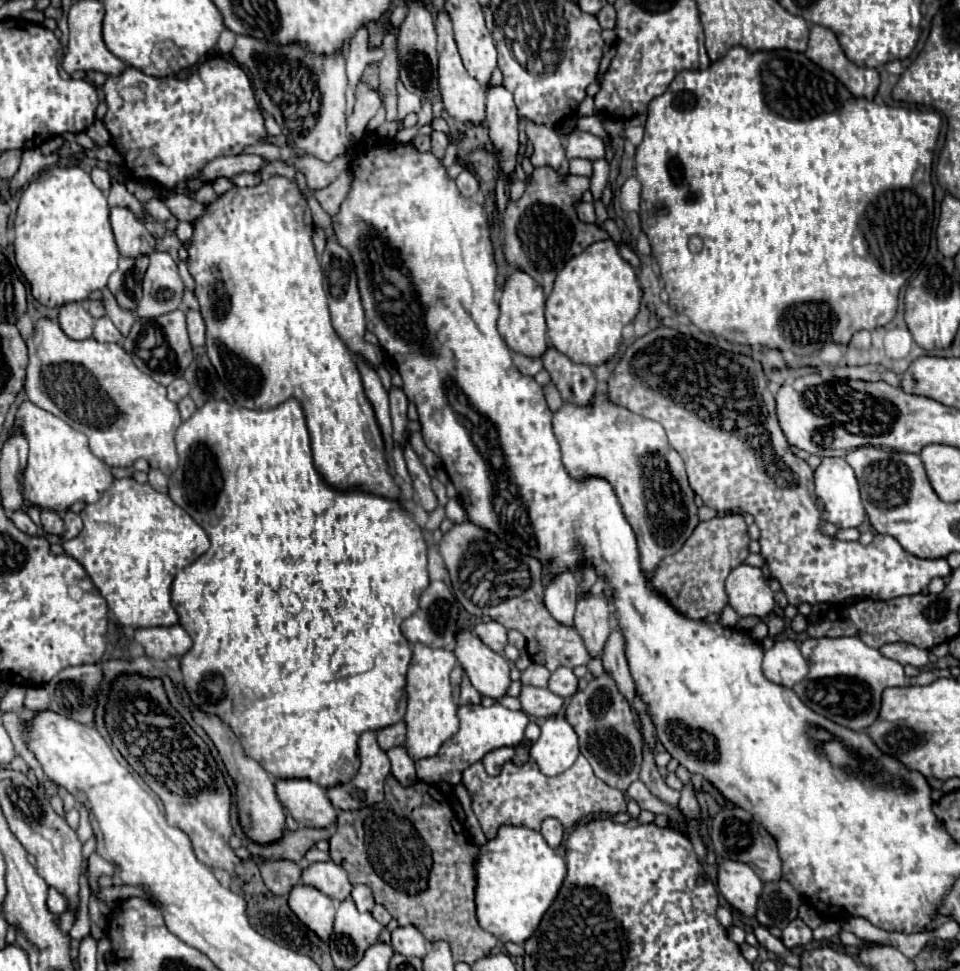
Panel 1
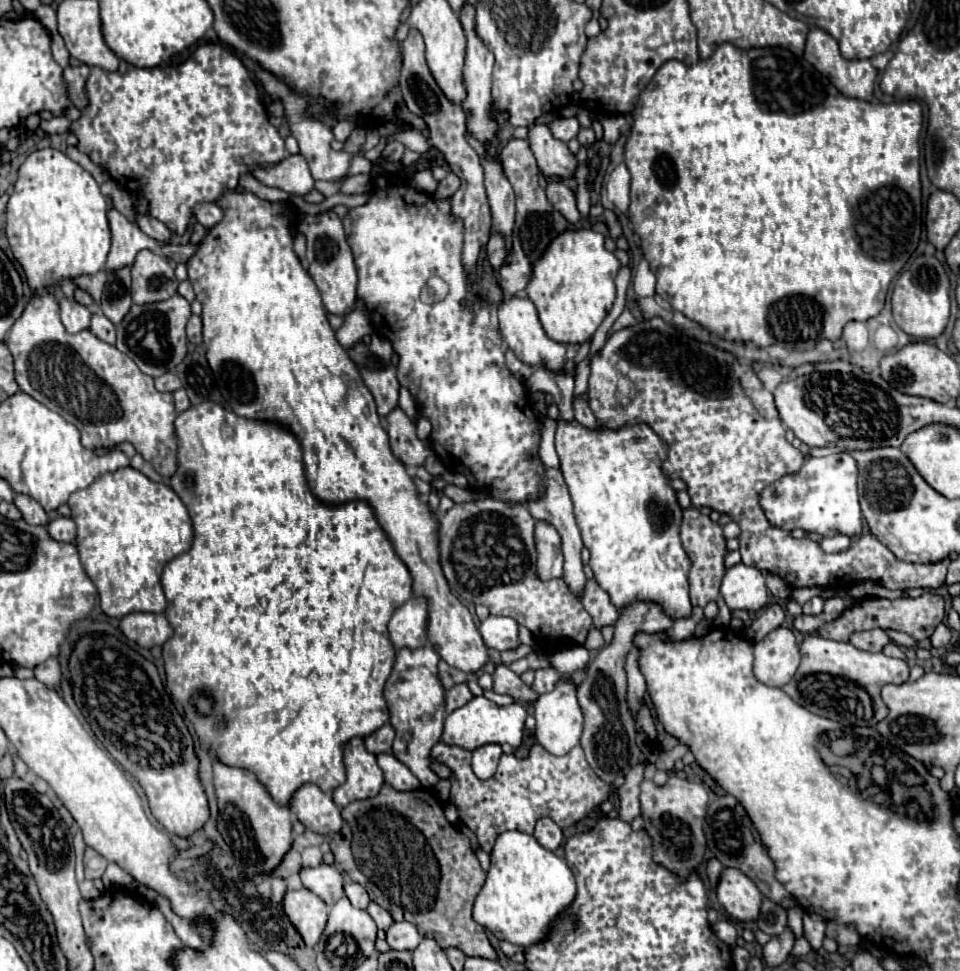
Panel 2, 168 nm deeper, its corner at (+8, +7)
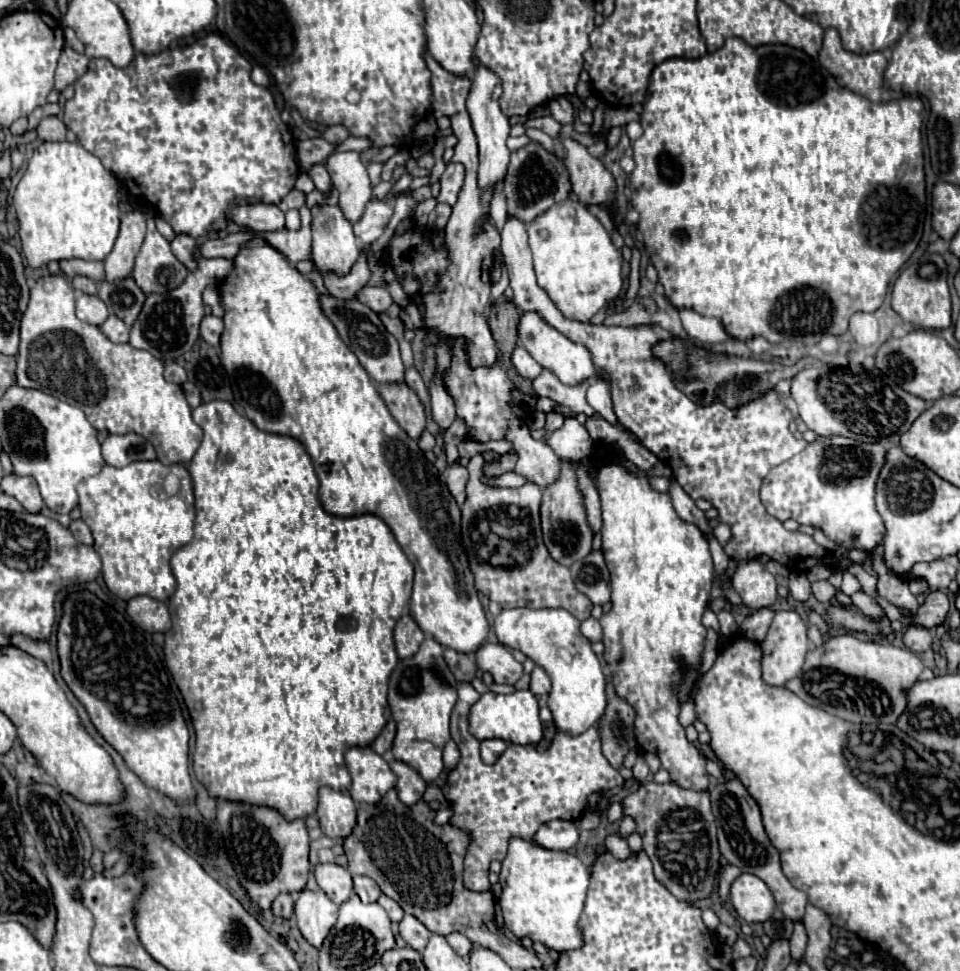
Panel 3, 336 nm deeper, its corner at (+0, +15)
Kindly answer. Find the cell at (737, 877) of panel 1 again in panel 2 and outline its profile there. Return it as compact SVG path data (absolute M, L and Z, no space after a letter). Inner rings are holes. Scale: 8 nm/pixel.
M726 867L722 871L716 887L716 895L732 919L754 921L758 917L762 893L754 885L754 881L748 875L744 875L740 869Z

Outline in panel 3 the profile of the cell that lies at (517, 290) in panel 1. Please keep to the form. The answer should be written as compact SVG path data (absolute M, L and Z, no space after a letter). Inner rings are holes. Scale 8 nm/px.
M524 313L520 317L518 337L524 343L524 347L528 349L528 353L544 369L552 371L564 385L580 385L582 381L590 379L596 373L596 367L594 367L590 351L580 343L572 343L568 337L564 337L562 333L558 333L556 329L546 325L546 321L542 321L542 317L538 317L538 313Z

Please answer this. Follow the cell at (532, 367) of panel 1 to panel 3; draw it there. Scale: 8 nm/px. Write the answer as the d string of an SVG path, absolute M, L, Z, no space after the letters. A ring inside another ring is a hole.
M518 345L514 349L514 355L512 355L512 363L516 367L516 371L526 377L526 379L536 379L540 373L542 373L542 367L532 359L532 355L522 347Z

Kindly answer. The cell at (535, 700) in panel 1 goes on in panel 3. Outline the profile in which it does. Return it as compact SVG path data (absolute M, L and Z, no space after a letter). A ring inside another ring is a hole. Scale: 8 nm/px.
M482 643L474 653L476 667L494 677L496 683L514 685L522 677L522 665L512 657L512 651L500 643Z

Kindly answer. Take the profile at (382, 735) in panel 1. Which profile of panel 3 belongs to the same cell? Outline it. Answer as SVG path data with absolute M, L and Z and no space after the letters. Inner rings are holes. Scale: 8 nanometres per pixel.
M390 719L390 721L384 725L382 733L380 733L380 735L374 739L374 743L372 743L372 749L374 749L378 755L384 755L384 753L388 753L388 751L390 751L390 747L392 747L394 735L396 735L396 723Z

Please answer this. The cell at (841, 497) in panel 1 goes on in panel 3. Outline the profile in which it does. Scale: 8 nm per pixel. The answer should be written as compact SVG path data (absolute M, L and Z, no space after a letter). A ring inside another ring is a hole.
M816 437L804 451L774 467L760 489L762 503L780 521L794 519L824 531L834 543L846 549L872 553L884 541L884 521L876 511L876 481L886 461L886 447L880 443L860 443L846 437ZM828 461L828 463L826 463ZM832 473L838 473L832 479Z

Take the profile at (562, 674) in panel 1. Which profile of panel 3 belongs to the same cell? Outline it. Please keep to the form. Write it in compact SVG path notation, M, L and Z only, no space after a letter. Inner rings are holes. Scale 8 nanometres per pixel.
M534 667L532 671L532 679L530 679L530 691L538 697L550 691L550 677L546 675L546 671L542 667Z

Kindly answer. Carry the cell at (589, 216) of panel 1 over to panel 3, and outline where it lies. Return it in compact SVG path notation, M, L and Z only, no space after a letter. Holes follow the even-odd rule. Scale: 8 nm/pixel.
M530 141L528 145L512 151L508 173L504 179L504 195L508 203L508 217L516 217L524 223L530 223L538 213L544 213L552 203L564 201L570 195L570 179L562 161L548 153L540 143Z

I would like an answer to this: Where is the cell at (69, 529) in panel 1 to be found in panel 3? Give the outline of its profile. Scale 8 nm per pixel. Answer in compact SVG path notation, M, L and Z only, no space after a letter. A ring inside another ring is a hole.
M82 519L72 521L72 523L70 523L70 531L72 531L72 535L76 537L76 541L80 541L80 543L84 543L84 545L94 545L92 533L90 533L88 525L86 525Z

